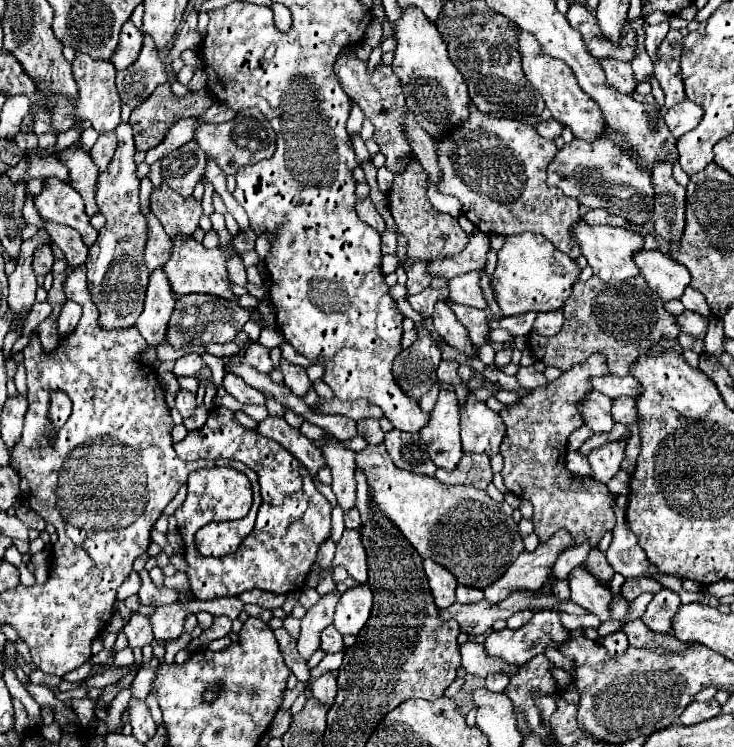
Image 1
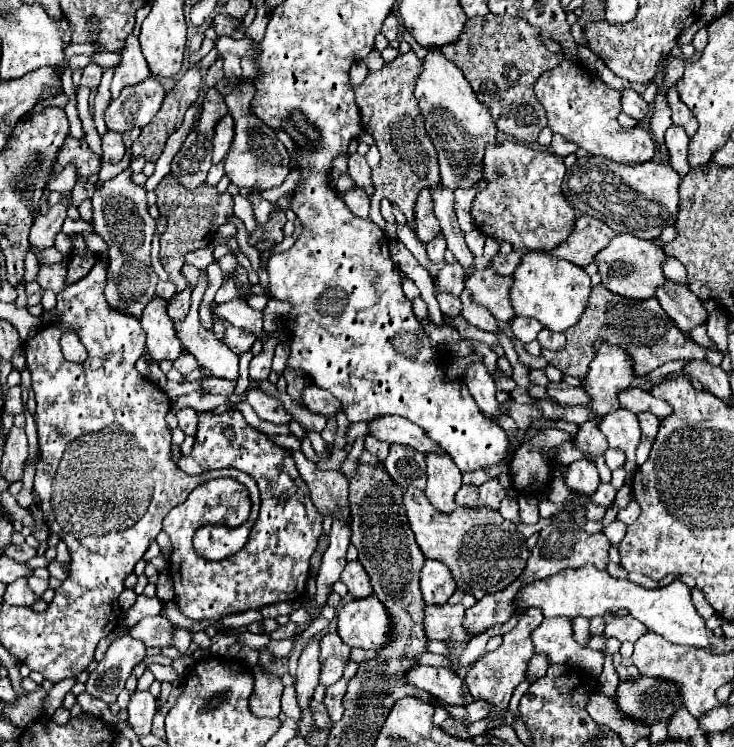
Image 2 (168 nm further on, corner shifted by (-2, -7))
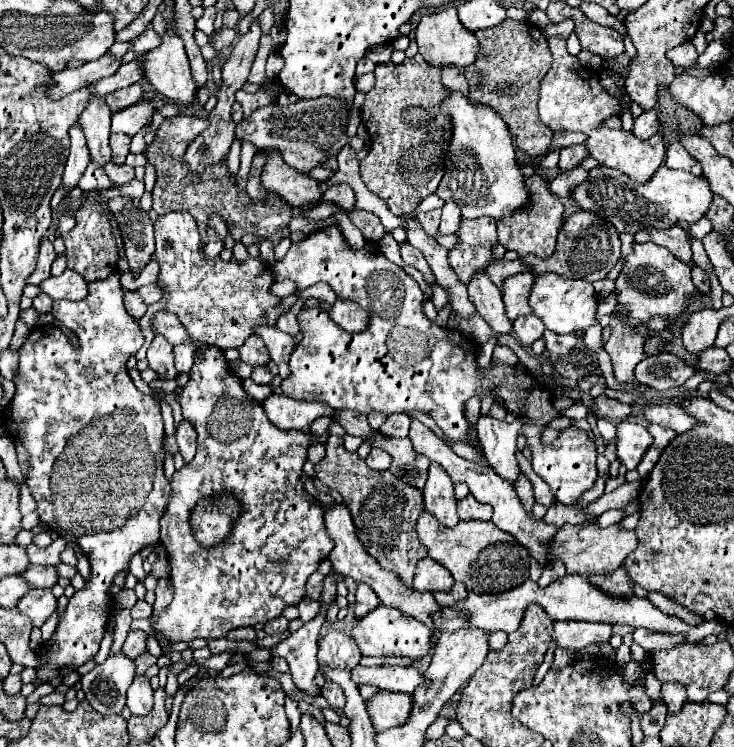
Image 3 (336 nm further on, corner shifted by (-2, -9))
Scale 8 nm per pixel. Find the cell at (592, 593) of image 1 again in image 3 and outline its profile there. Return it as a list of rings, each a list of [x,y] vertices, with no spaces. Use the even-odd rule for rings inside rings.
[[[635,628],[633,642],[643,646],[647,652],[653,652],[653,650],[663,650],[663,648],[681,644],[681,642],[685,642],[685,638],[677,636],[677,634],[663,634],[663,632],[649,632],[645,628]]]

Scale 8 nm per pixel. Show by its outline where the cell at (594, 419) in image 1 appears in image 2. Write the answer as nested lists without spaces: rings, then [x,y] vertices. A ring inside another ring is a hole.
[[[619,408],[613,414],[607,414],[603,418],[603,434],[609,440],[611,448],[619,448],[627,456],[627,472],[633,472],[637,468],[635,464],[635,450],[641,442],[641,428],[637,414]]]

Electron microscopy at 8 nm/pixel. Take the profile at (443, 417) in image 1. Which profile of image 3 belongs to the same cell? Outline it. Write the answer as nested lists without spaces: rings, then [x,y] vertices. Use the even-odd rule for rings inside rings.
[[[439,464],[429,466],[429,478],[427,478],[427,484],[423,488],[423,498],[425,498],[425,508],[443,526],[451,528],[459,522],[455,484]]]

